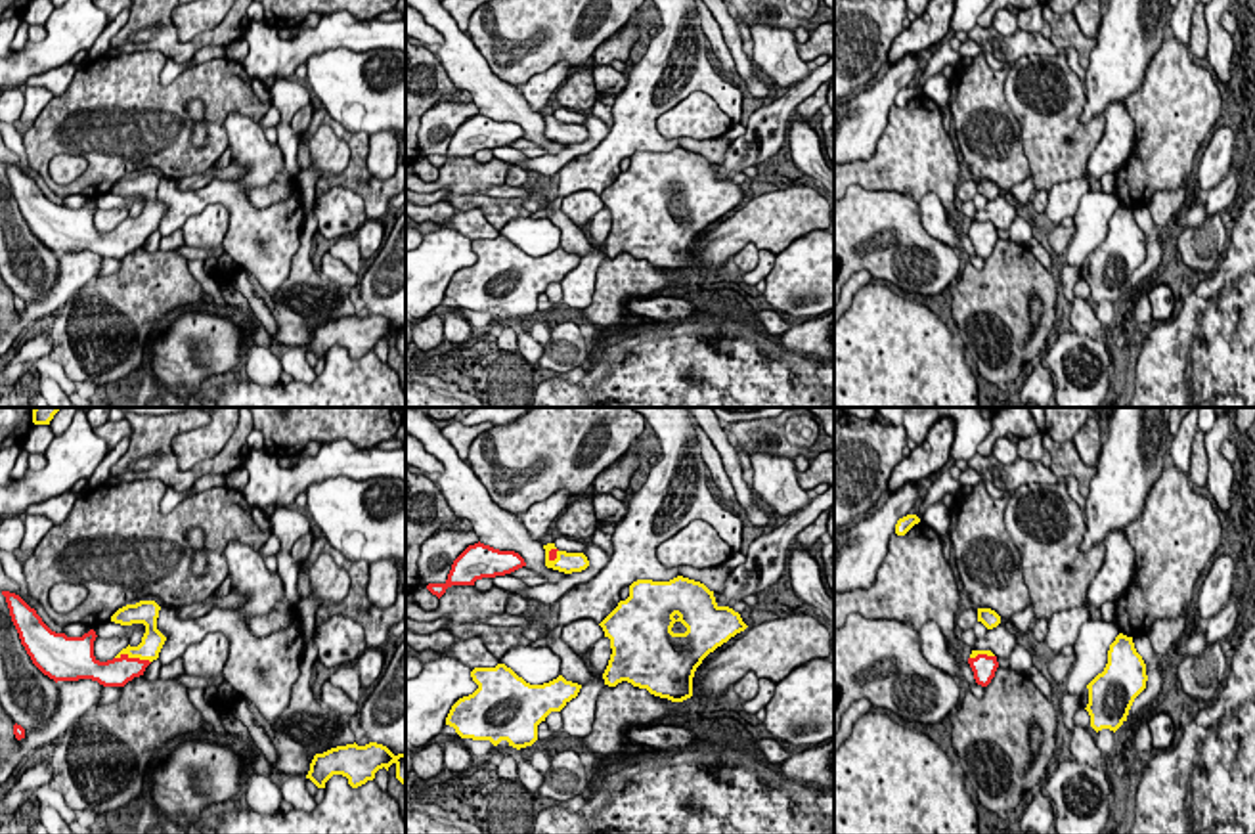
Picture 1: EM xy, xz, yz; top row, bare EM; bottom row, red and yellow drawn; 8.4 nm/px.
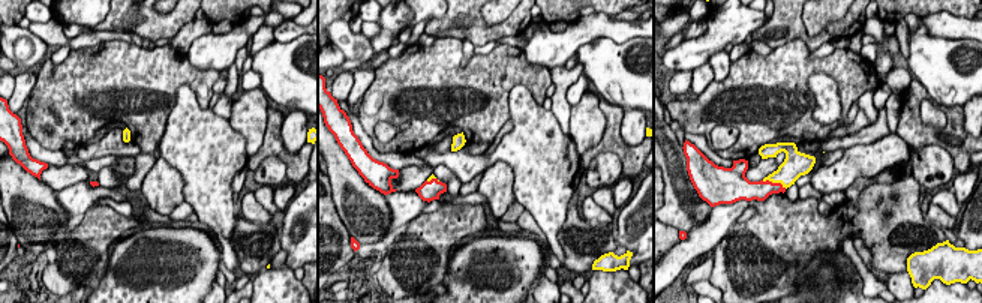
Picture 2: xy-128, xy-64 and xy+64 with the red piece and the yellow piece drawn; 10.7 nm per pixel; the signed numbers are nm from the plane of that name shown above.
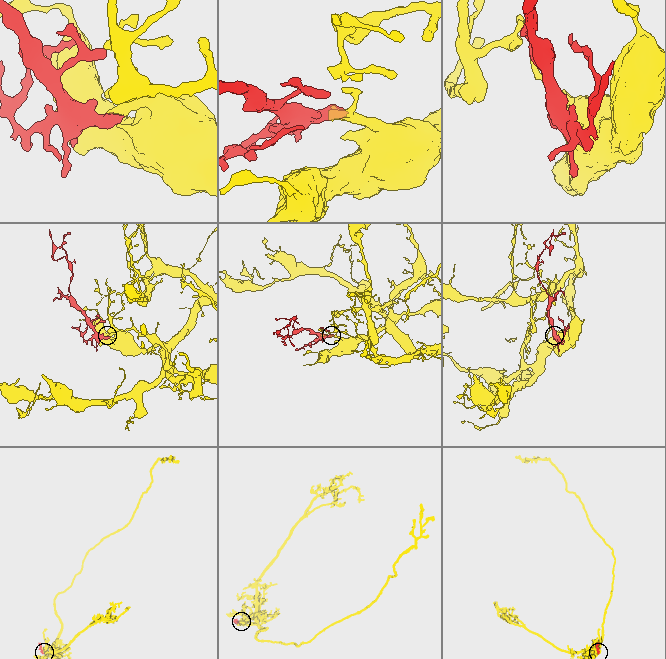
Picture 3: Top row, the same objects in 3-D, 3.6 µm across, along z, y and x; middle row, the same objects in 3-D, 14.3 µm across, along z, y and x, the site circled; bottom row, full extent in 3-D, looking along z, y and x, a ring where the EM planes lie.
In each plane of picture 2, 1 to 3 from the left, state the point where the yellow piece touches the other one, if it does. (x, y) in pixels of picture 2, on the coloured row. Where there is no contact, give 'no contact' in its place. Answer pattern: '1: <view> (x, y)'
1: no contact
2: xy-64 (432, 179)
3: xy+64 (774, 183)

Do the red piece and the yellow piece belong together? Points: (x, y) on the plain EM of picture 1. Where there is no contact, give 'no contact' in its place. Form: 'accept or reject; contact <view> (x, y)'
accept; contact xy (132, 230)

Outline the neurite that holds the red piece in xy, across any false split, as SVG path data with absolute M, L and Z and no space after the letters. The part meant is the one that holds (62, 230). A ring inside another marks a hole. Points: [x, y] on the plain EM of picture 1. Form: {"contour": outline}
{"contour": "M2 163L2 166L33 235L55 254L92 251L103 258L124 258L134 249L143 247L145 239L159 230L166 212L157 201L161 178L155 172L126 176L111 187L111 193L121 197L143 195L142 214L138 218L128 216L113 231L99 233L94 228L94 212L98 208L94 201L82 208L55 205L19 166L10 163Z"}

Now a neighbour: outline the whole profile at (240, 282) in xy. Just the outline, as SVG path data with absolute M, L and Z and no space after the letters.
M245 268L237 270L237 274L231 279L231 287L249 300L253 314L260 319L270 337L274 337L277 331L275 319L266 302L254 295L249 272Z

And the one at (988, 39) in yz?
M976 25L968 31L968 38L972 38L985 54L991 54L993 50L1002 52L1002 36L993 27L983 29Z

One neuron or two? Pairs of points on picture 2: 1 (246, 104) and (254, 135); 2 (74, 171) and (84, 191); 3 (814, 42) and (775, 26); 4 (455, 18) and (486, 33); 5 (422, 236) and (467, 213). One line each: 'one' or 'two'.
1: one
2: two
3: one
4: one
5: one

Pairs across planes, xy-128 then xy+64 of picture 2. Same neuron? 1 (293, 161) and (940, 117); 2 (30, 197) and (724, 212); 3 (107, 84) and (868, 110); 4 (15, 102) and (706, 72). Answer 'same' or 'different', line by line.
1: different
2: different
3: different
4: same

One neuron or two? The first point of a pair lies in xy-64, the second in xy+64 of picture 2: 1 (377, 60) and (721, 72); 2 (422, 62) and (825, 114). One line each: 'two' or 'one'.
1: one
2: two

